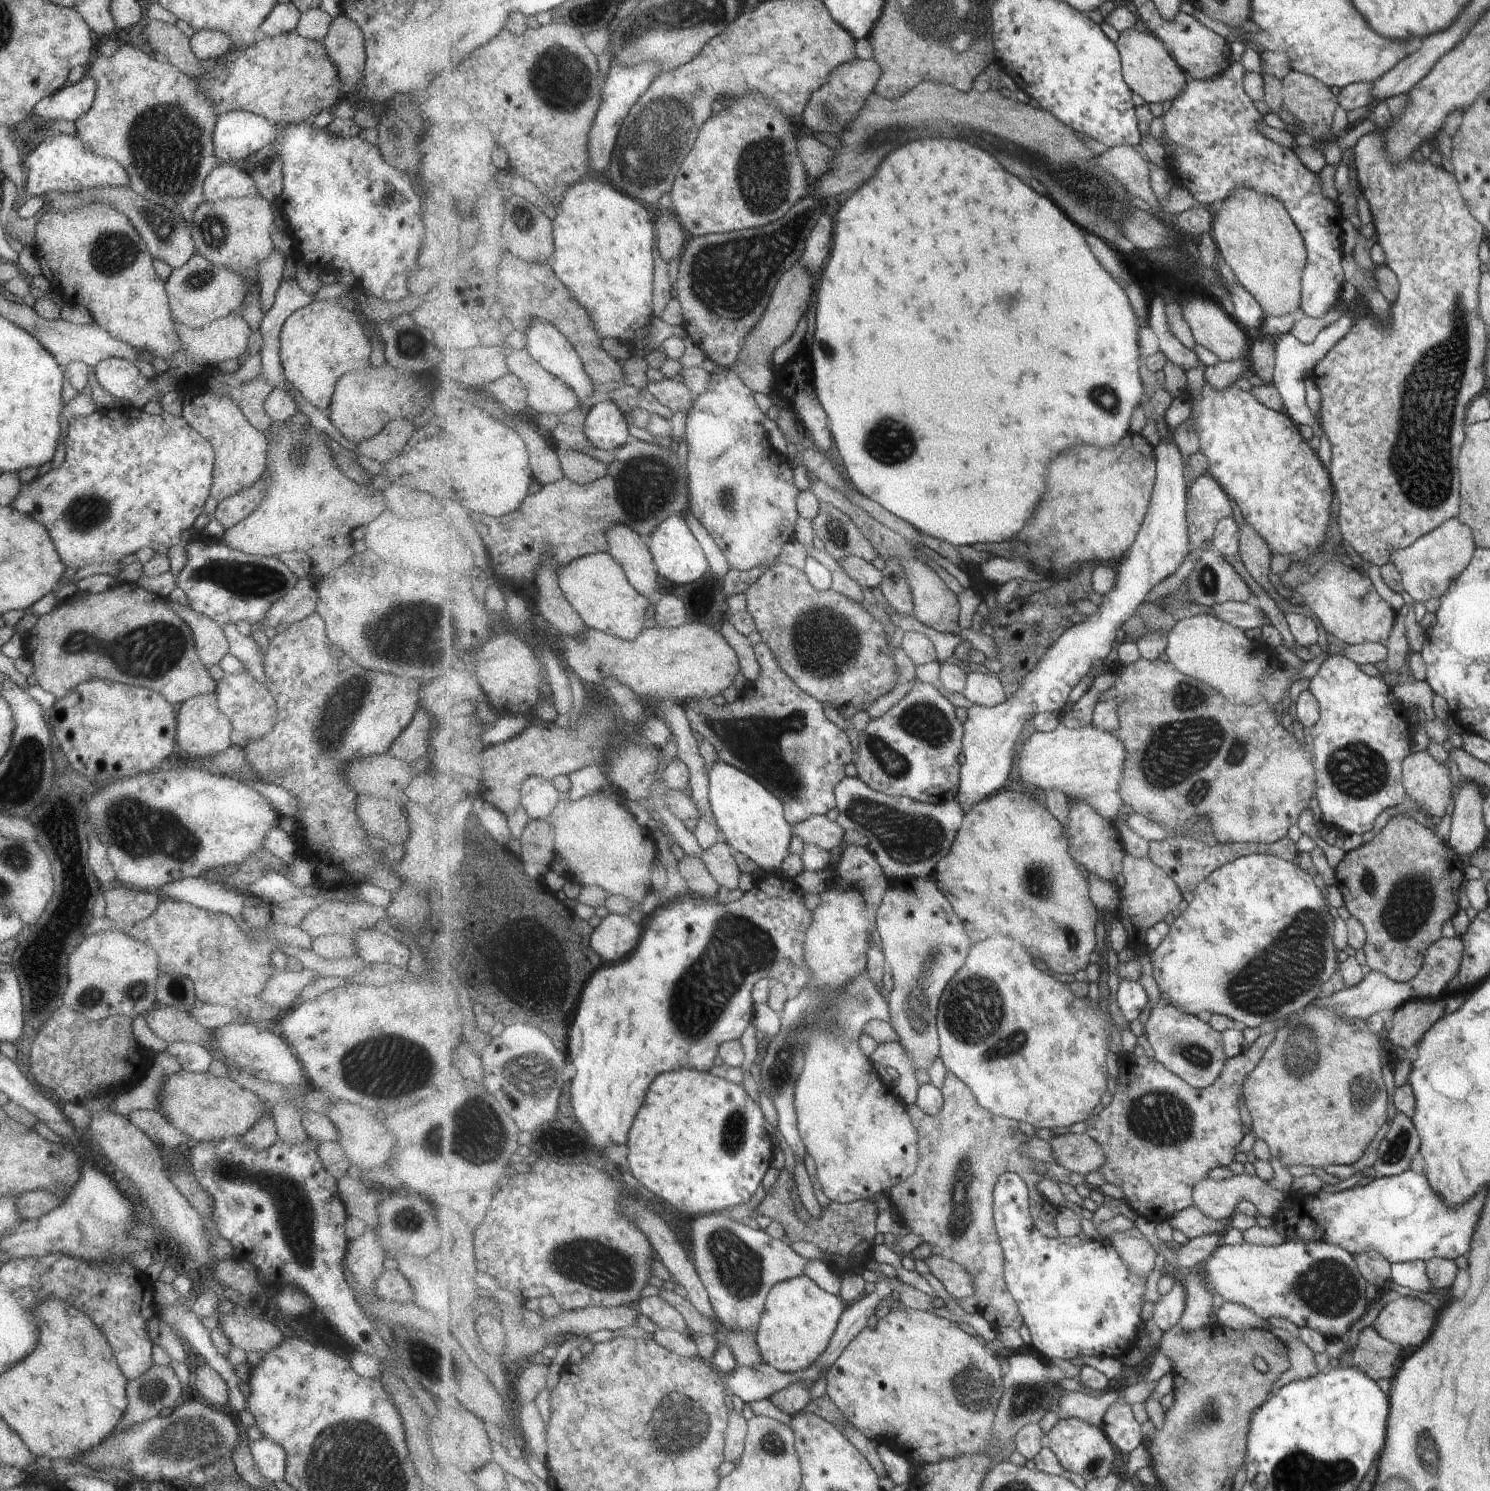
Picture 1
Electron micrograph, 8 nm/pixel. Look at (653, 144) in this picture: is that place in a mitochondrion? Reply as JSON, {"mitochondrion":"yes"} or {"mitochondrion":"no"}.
{"mitochondrion":"yes"}

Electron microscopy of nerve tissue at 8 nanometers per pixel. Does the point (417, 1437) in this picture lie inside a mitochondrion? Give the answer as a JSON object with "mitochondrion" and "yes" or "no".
{"mitochondrion":"no"}

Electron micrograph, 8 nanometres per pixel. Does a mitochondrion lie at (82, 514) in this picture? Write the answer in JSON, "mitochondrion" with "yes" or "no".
{"mitochondrion":"yes"}

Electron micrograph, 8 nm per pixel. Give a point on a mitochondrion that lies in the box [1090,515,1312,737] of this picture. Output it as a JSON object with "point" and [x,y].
{"point":[1207,577]}

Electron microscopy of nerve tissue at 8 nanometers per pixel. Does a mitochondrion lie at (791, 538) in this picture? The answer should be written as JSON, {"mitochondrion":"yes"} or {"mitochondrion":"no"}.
{"mitochondrion":"no"}

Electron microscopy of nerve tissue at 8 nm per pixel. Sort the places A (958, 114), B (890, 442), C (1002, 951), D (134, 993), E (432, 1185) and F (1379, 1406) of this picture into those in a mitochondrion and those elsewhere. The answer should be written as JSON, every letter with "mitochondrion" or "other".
{"A":"other","B":"mitochondrion","C":"other","D":"mitochondrion","E":"other","F":"other"}

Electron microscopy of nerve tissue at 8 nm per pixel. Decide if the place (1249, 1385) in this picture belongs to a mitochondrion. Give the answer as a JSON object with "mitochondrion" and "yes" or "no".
{"mitochondrion":"no"}

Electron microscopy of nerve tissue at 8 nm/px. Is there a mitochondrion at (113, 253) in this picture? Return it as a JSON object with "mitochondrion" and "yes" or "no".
{"mitochondrion":"yes"}

